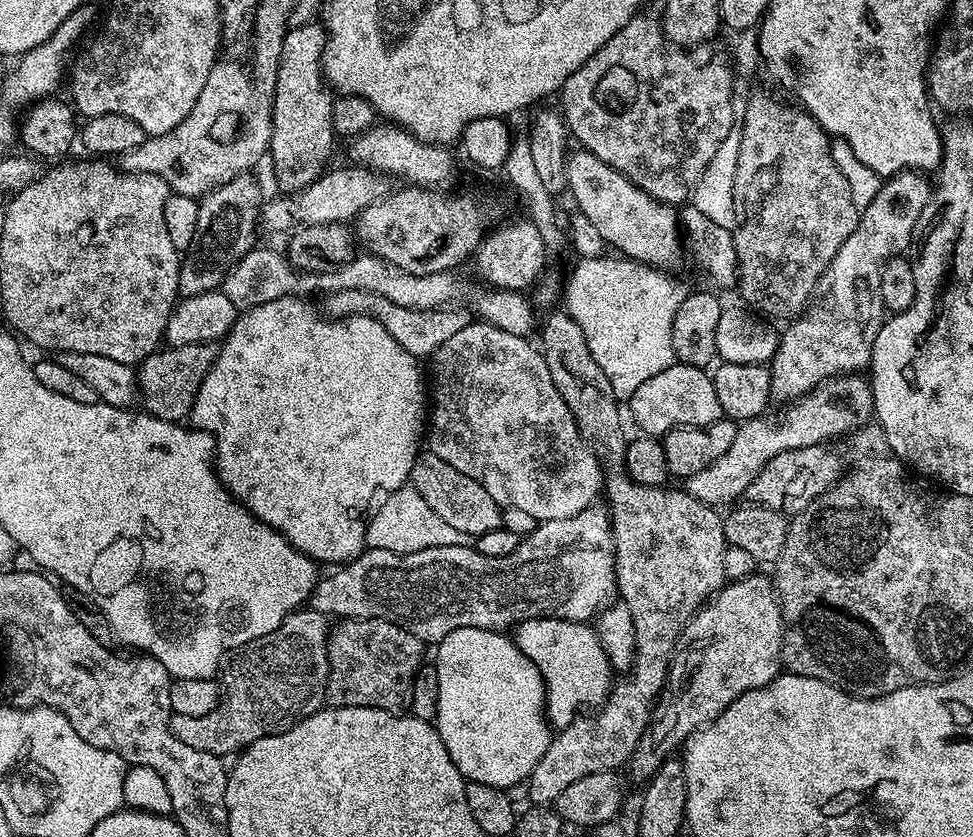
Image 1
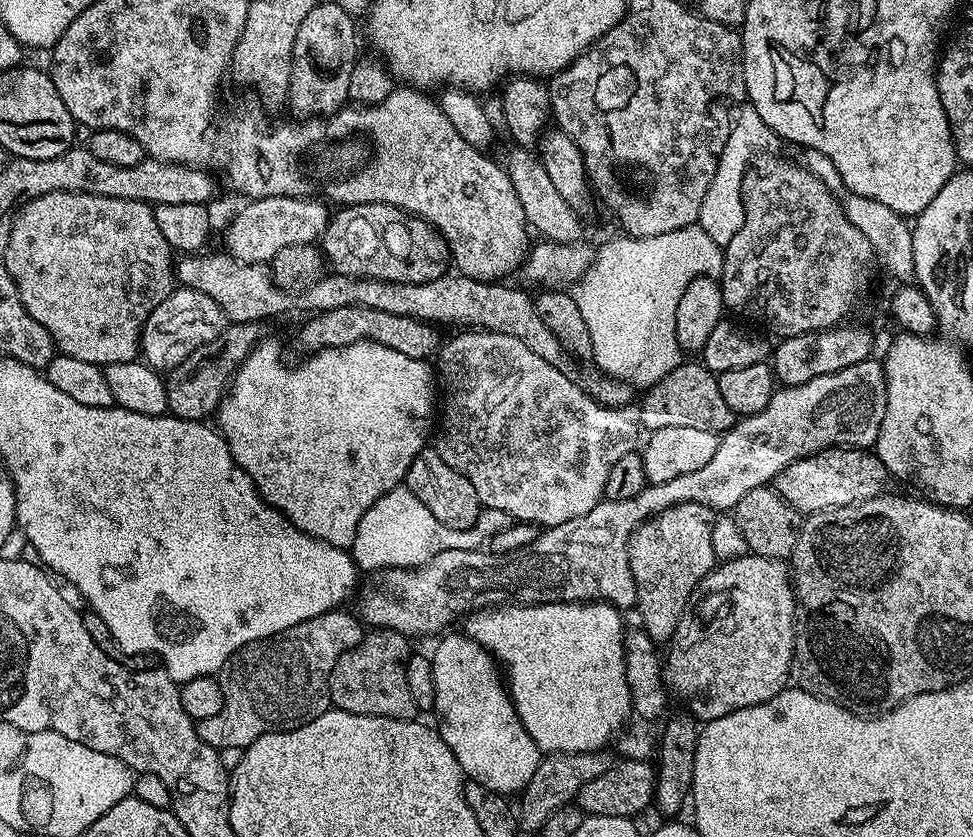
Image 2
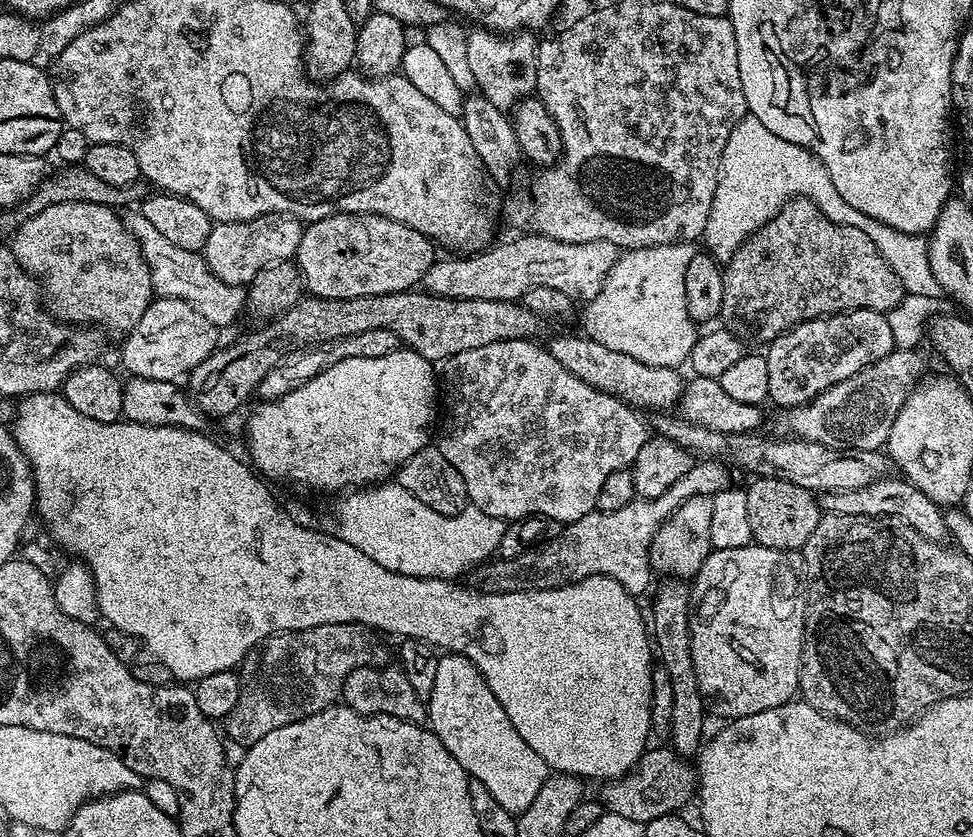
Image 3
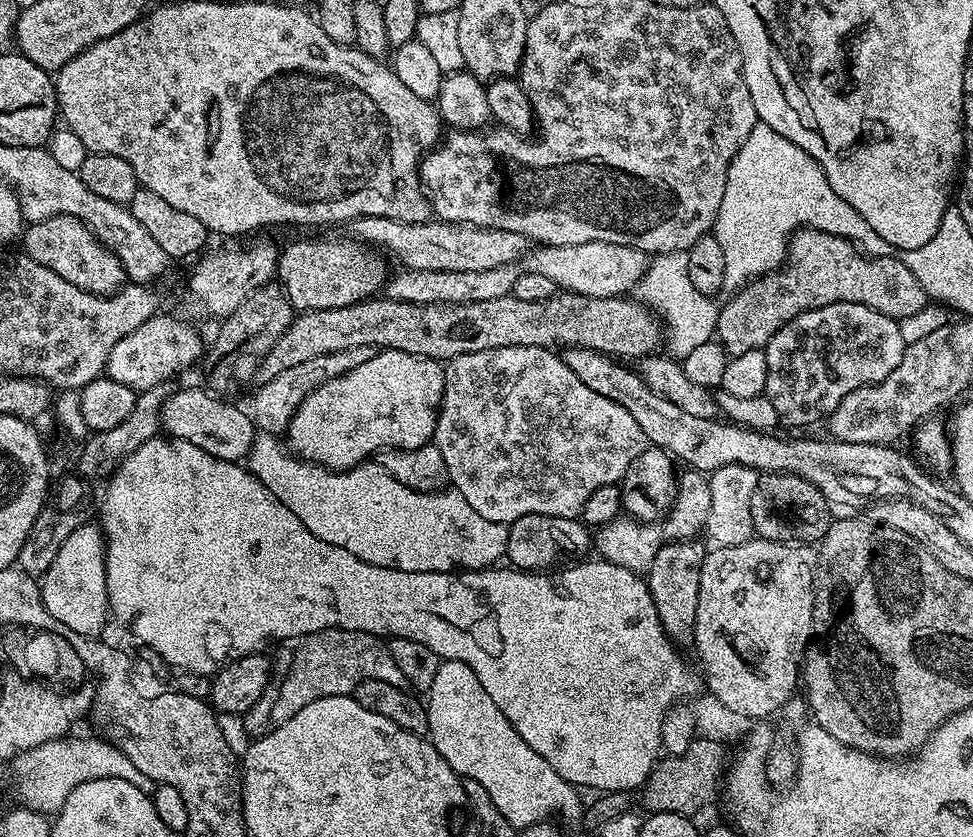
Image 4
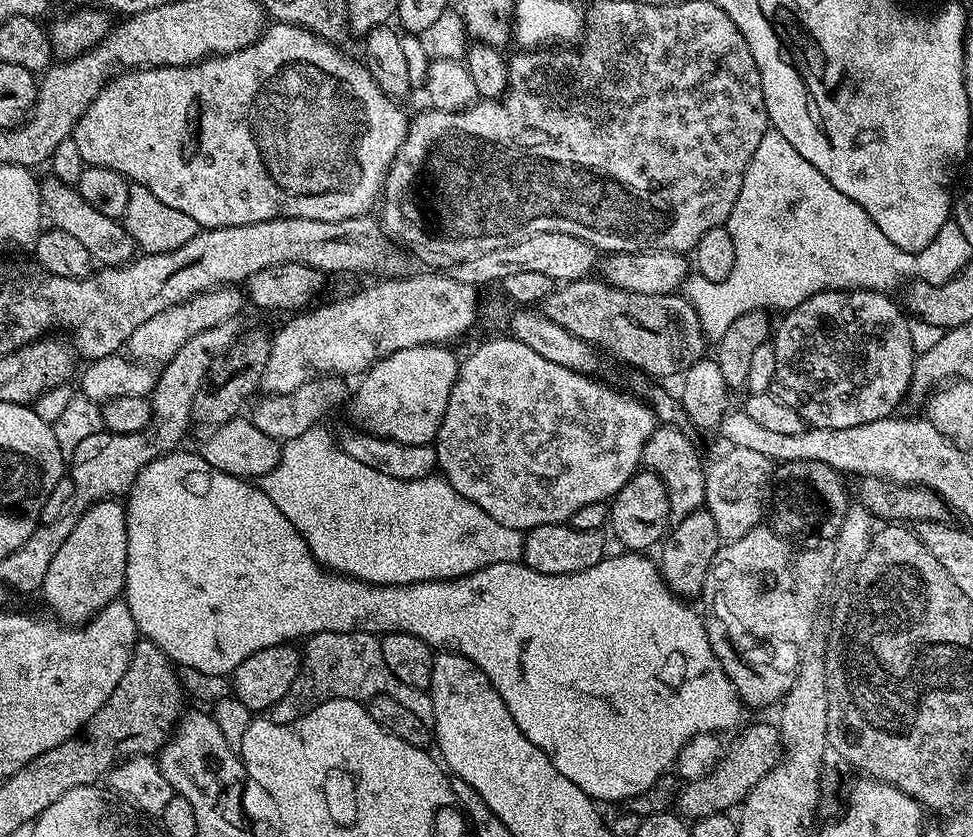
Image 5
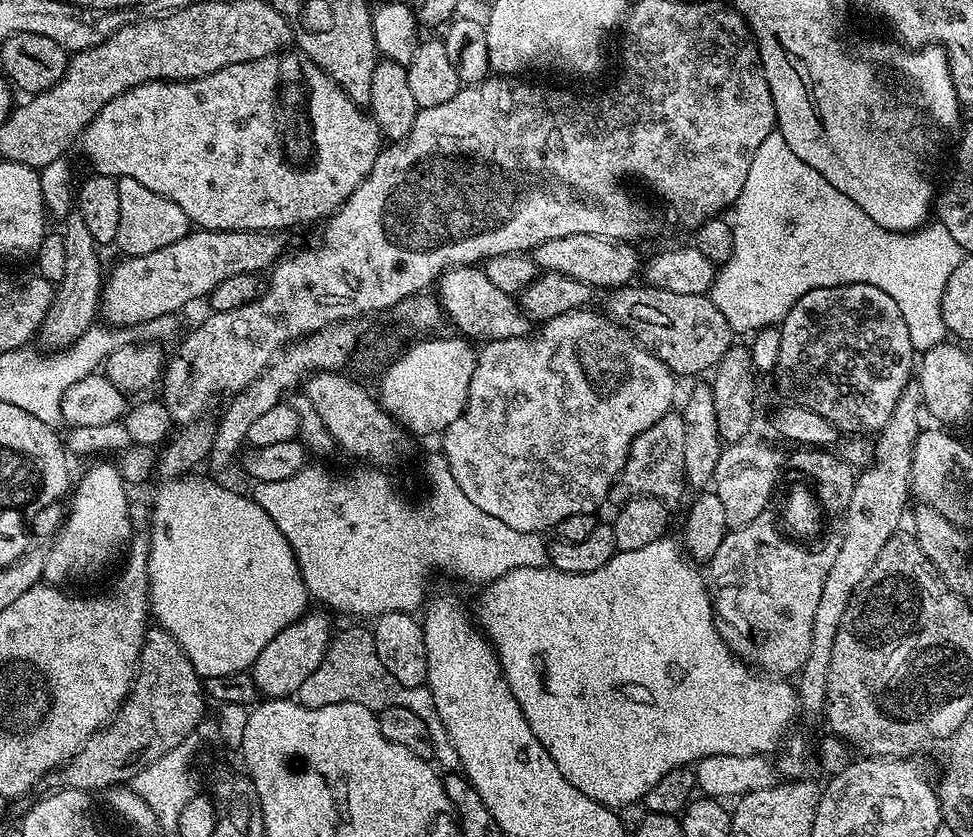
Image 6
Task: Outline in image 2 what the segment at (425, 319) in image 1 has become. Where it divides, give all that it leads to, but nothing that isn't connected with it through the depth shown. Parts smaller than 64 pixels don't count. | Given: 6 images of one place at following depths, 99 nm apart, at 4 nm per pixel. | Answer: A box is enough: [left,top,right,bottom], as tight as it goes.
[300,306,437,360]

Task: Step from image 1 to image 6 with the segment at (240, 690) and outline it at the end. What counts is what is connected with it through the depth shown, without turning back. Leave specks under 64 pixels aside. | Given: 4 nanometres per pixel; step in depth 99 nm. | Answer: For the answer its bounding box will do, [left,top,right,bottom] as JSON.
[295,627,461,770]

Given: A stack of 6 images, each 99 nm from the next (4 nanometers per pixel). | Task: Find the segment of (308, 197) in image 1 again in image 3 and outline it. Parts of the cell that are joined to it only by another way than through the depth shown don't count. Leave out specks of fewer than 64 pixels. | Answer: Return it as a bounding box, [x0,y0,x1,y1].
[202,212,305,286]

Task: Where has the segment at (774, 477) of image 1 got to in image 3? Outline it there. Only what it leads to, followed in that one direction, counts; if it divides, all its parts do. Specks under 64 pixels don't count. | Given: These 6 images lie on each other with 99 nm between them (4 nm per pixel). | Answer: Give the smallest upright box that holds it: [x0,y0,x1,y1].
[819,475,949,542]

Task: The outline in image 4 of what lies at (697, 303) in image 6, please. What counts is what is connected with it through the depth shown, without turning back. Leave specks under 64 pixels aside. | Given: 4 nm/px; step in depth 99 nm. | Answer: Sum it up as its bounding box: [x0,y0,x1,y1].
[255,290,662,383]

